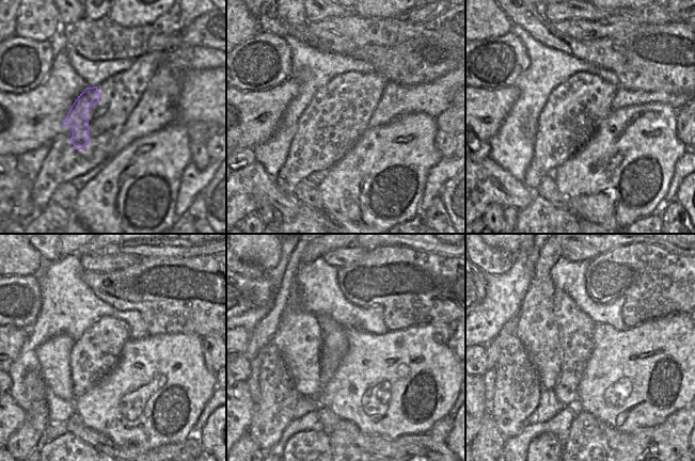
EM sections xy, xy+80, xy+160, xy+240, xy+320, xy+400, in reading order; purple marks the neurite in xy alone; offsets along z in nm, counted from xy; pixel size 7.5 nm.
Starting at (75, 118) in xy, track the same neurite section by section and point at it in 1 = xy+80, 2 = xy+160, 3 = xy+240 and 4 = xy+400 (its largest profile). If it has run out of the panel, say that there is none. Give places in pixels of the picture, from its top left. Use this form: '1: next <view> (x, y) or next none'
1: next xy+80 (313, 115)
2: next xy+160 (563, 96)
3: next xy+240 (79, 365)
4: next xy+400 (575, 328)

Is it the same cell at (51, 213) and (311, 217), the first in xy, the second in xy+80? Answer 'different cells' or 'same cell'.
different cells

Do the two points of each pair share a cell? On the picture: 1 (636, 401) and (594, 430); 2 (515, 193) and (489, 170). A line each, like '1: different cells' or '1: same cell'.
1: different cells
2: same cell

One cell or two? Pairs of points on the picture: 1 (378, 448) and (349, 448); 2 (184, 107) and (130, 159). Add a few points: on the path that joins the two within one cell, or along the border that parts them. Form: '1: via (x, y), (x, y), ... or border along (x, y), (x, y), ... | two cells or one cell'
1: via (370, 448), (357, 448) | one cell
2: border along (177, 120), (187, 126) | two cells

